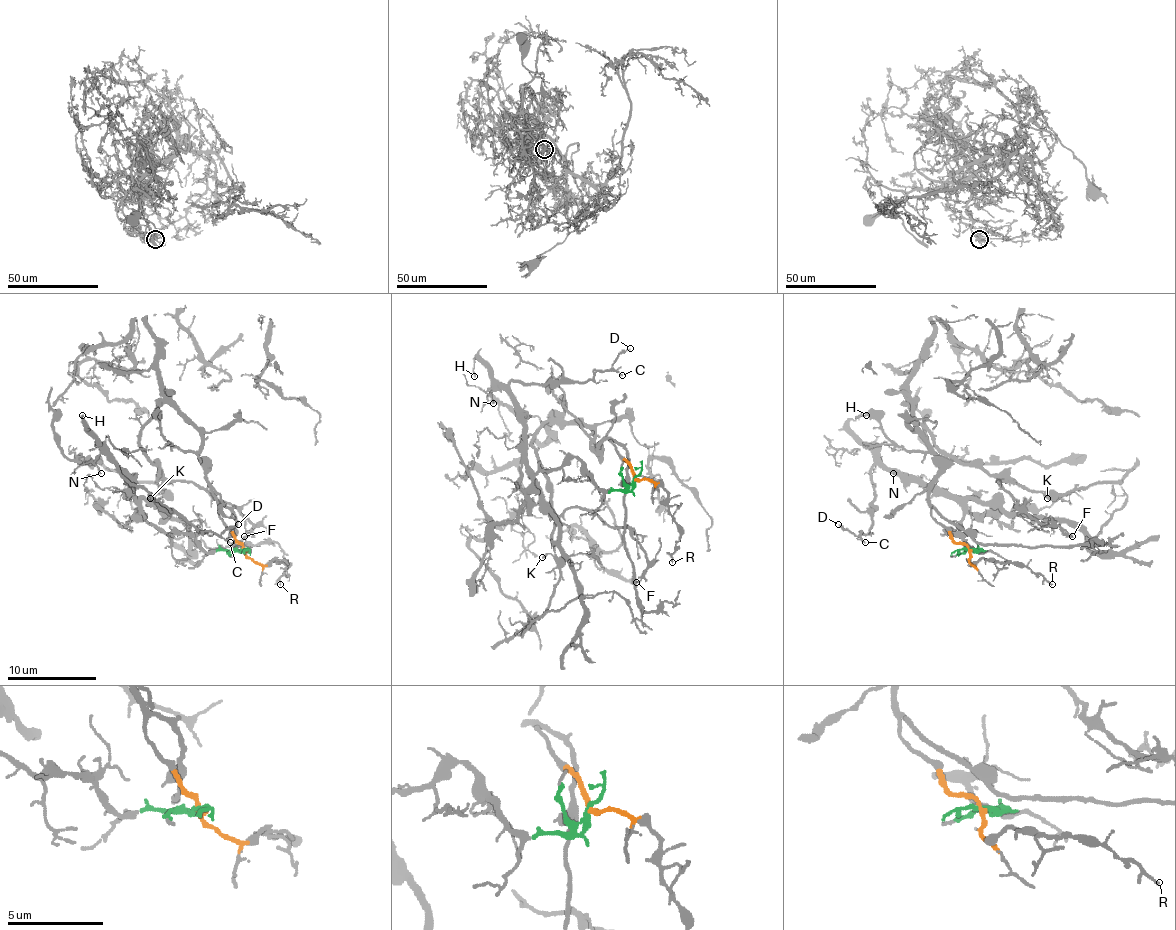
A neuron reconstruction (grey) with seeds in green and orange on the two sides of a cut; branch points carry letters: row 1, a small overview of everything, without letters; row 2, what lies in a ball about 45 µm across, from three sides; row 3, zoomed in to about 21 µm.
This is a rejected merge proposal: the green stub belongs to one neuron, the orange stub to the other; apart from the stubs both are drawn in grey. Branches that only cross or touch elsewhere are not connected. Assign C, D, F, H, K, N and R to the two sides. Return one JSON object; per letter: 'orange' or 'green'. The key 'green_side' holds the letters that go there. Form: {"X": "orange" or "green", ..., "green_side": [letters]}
{"C": "green", "D": "green", "F": "orange", "H": "green", "K": "orange", "N": "green", "R": "orange", "green_side": ["C", "D", "H", "N"]}

